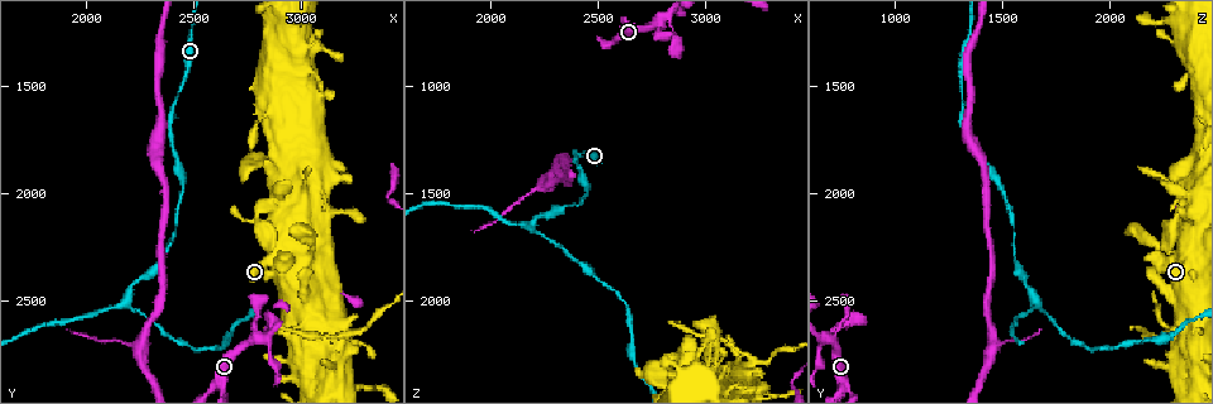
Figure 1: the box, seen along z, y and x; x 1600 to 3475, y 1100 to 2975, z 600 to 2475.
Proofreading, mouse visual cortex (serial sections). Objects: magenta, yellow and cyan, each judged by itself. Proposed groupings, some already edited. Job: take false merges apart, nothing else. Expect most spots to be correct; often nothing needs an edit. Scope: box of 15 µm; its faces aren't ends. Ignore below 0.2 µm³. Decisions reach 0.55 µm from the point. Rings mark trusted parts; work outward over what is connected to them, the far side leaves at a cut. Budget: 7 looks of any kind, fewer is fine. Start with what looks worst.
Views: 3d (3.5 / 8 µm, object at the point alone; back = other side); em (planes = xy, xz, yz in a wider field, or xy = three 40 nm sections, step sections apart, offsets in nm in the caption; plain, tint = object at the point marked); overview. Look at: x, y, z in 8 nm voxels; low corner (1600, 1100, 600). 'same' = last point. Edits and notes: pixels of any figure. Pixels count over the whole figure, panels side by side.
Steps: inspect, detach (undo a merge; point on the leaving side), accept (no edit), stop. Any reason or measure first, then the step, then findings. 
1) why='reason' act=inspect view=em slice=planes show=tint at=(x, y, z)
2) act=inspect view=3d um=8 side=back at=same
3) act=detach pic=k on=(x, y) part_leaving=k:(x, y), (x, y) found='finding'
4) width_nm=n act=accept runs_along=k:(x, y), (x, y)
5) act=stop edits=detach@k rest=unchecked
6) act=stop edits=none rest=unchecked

why='abrupt turn' act=inspect view=3d um=3.5 at=(3200, 2650, 2280)

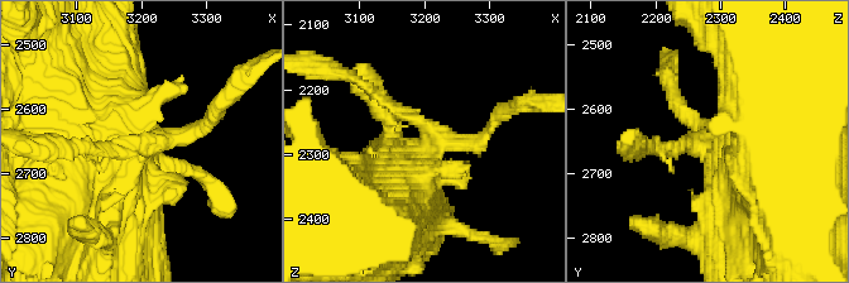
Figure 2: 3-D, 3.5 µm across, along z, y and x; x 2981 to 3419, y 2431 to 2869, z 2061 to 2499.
why='shape alone is not enough' act=inspect view=em slice=planes show=tint at=(3200, 2665, 2275)

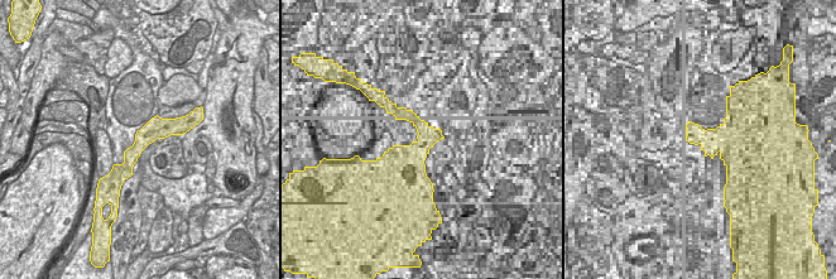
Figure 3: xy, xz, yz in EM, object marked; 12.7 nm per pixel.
act=inspect view=em slice=xy step=1 show=tint at=same

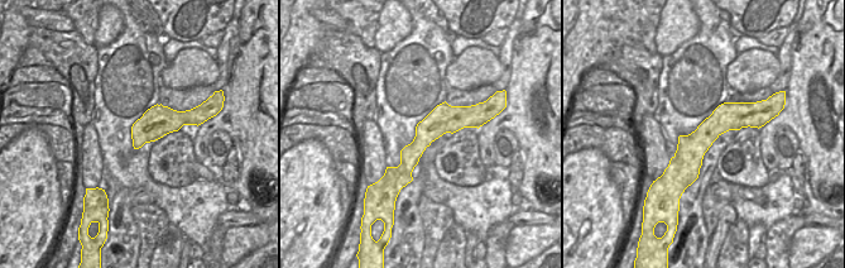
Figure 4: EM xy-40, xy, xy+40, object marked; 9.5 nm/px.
width_nm=280 act=accept runs_along=2:(384, 207), (427, 130), (365, 85) found='continuous, no second cell'

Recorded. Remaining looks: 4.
why='arms part here' act=inspect view=3d um=8 at=(2200, 2490, 1660)

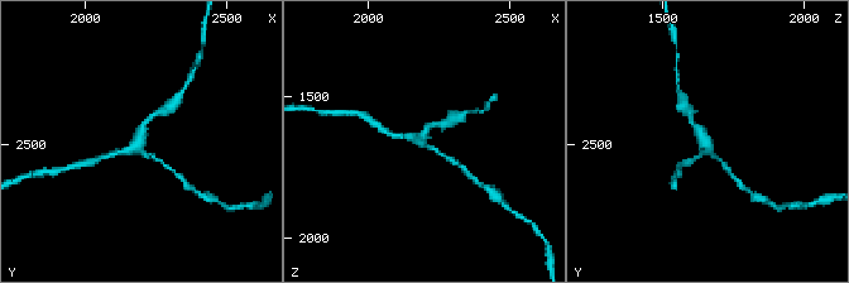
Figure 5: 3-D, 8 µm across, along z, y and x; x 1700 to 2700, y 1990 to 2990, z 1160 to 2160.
why='zoom in' act=inspect view=3d um=3.5 at=(2190, 2510, 1670)

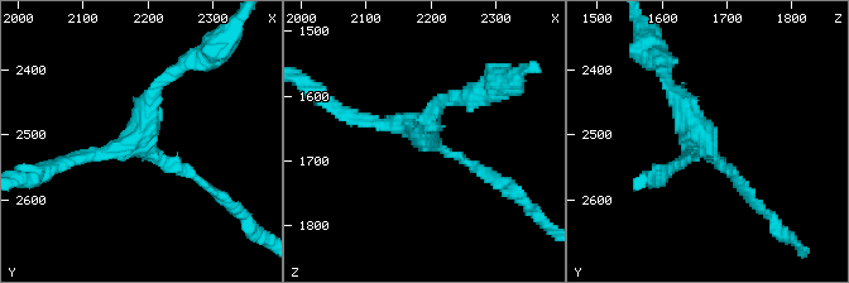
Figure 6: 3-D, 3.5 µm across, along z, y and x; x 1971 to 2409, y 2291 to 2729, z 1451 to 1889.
why='need the tissue' act=inspect view=em slice=xy step=5 show=tint at=(2195, 2505, 1660)

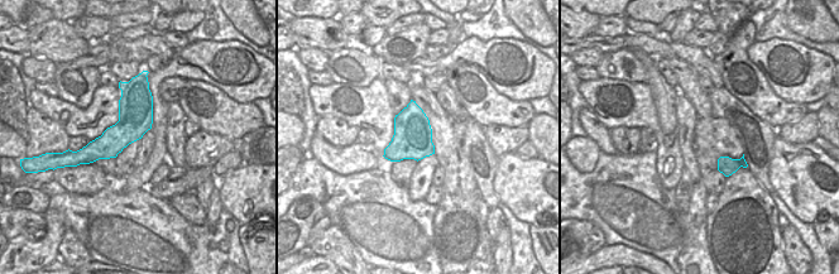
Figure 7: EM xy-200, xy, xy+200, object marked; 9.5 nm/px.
arms=3 act=accept runs_along=6:(663, 70), (709, 154), (738, 182) found='all the same cell'

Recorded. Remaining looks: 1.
act=stop edits=none rest=unchecked

